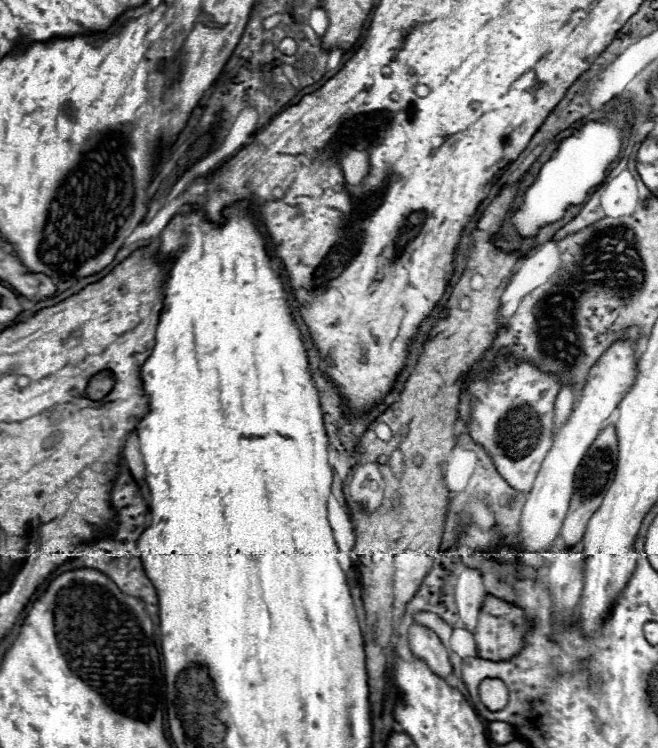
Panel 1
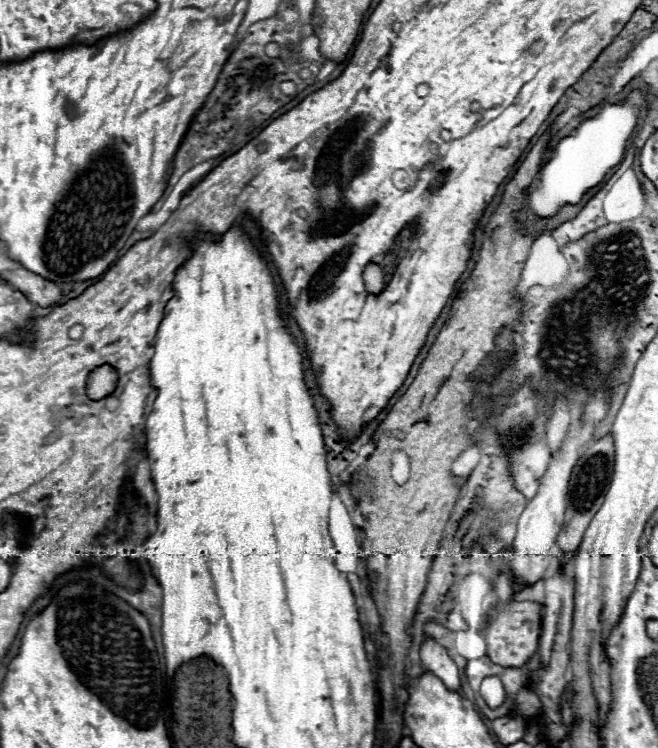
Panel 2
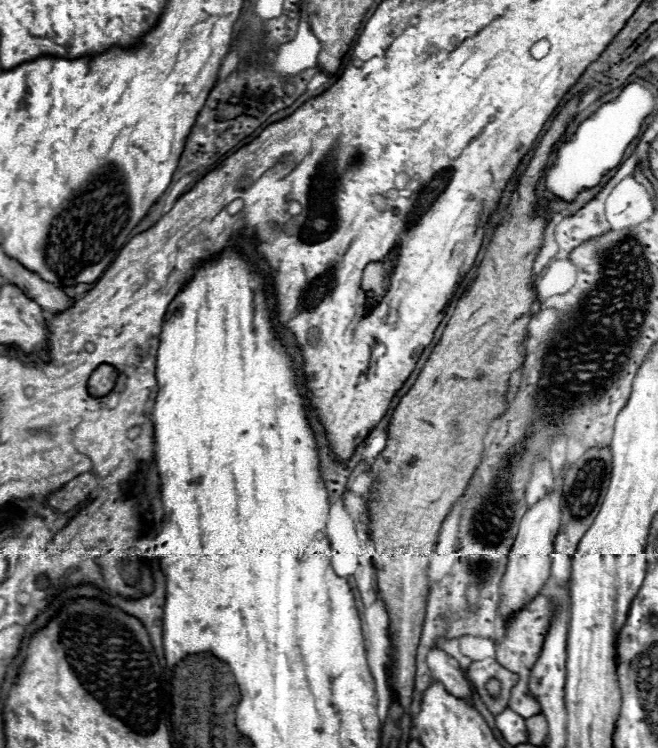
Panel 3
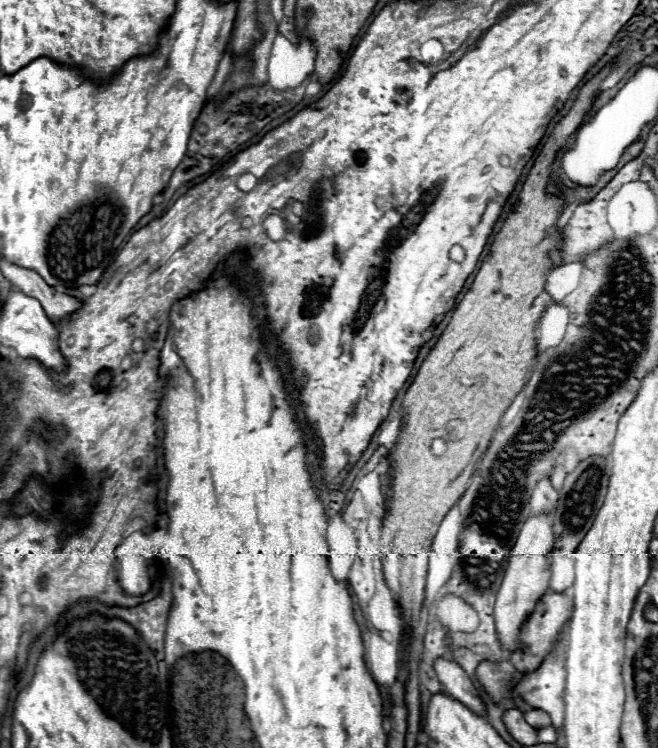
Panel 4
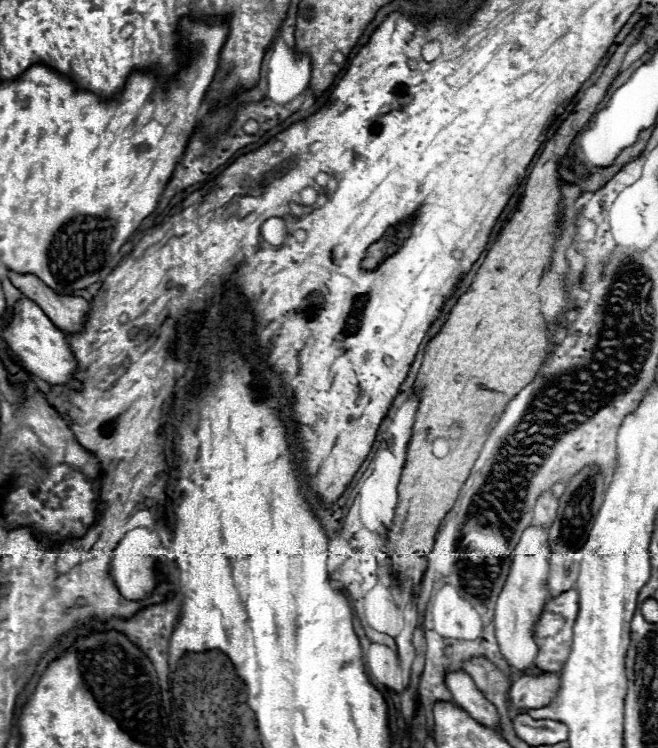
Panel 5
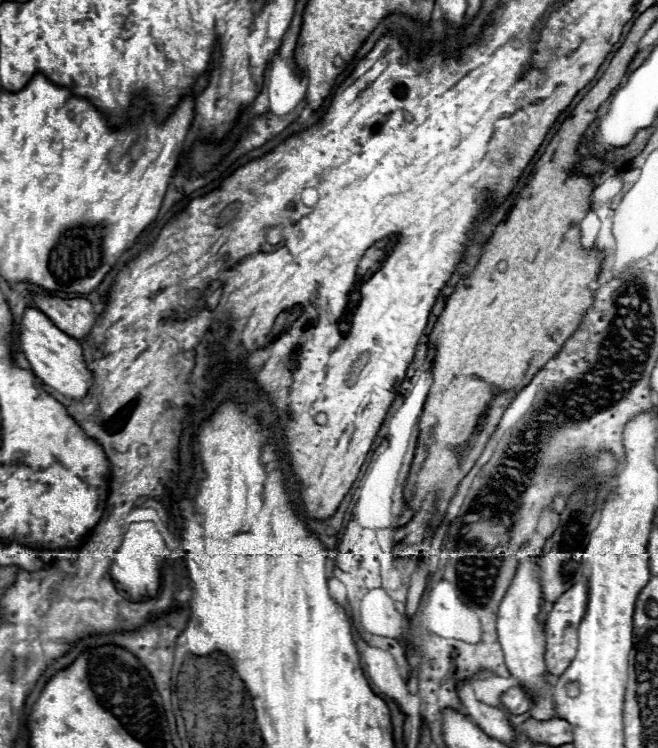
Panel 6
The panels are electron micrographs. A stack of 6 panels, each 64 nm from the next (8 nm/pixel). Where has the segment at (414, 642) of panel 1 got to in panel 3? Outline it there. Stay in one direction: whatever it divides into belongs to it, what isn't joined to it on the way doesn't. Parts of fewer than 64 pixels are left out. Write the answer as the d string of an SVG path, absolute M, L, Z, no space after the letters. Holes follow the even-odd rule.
M436 648L436 650L428 652L426 662L428 662L428 668L430 668L434 680L442 682L446 692L450 692L452 696L462 698L466 702L472 700L472 686L466 680L464 670L460 668L460 664L454 658L450 658L444 650Z

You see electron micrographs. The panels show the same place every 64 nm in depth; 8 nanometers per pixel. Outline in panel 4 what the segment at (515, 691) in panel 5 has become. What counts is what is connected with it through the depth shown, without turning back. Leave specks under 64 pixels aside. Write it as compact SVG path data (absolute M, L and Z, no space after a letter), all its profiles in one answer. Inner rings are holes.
M566 634L562 636L554 654L542 662L538 670L526 674L518 680L516 692L532 708L540 708L550 714L550 720L556 728L562 728L564 720L564 678L566 678Z

